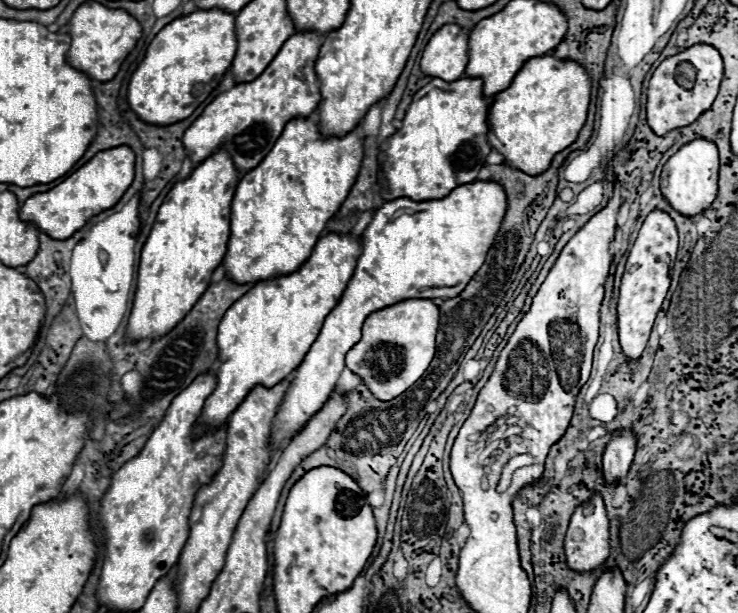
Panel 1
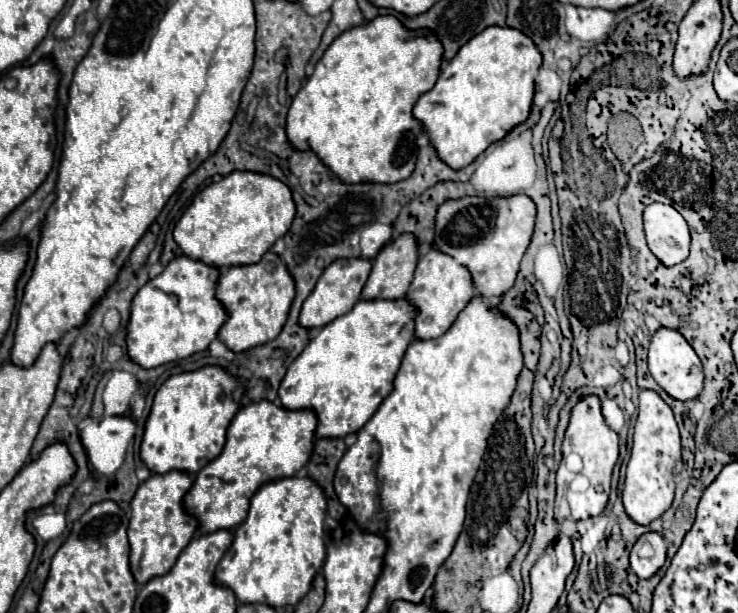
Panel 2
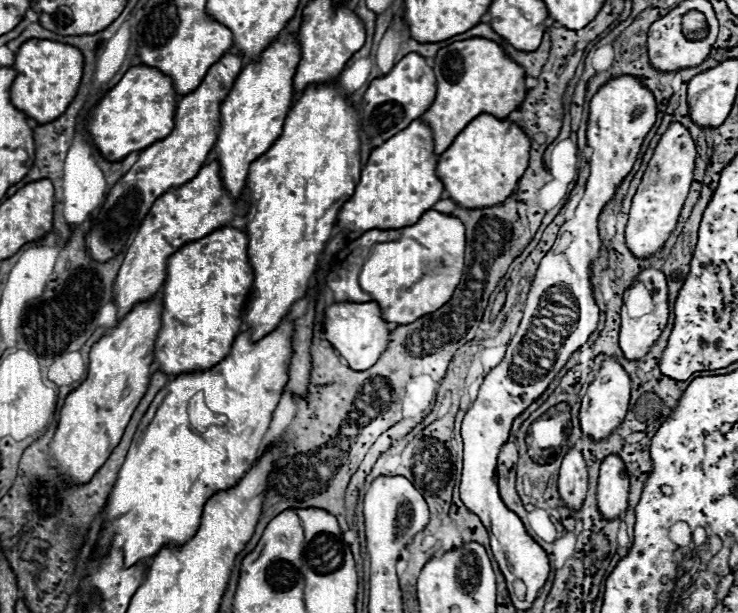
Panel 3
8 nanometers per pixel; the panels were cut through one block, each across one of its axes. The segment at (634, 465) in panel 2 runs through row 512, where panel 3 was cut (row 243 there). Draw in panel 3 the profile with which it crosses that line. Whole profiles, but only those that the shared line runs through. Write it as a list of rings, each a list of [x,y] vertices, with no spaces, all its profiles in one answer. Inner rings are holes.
[[[672,122],[668,130],[662,134],[648,166],[642,176],[642,182],[638,186],[638,192],[632,200],[630,220],[626,224],[626,244],[638,258],[648,258],[656,250],[662,248],[662,244],[668,240],[670,232],[676,228],[676,222],[680,218],[682,204],[686,200],[686,194],[692,184],[692,170],[696,160],[696,144],[688,132],[686,126],[680,122]]]

